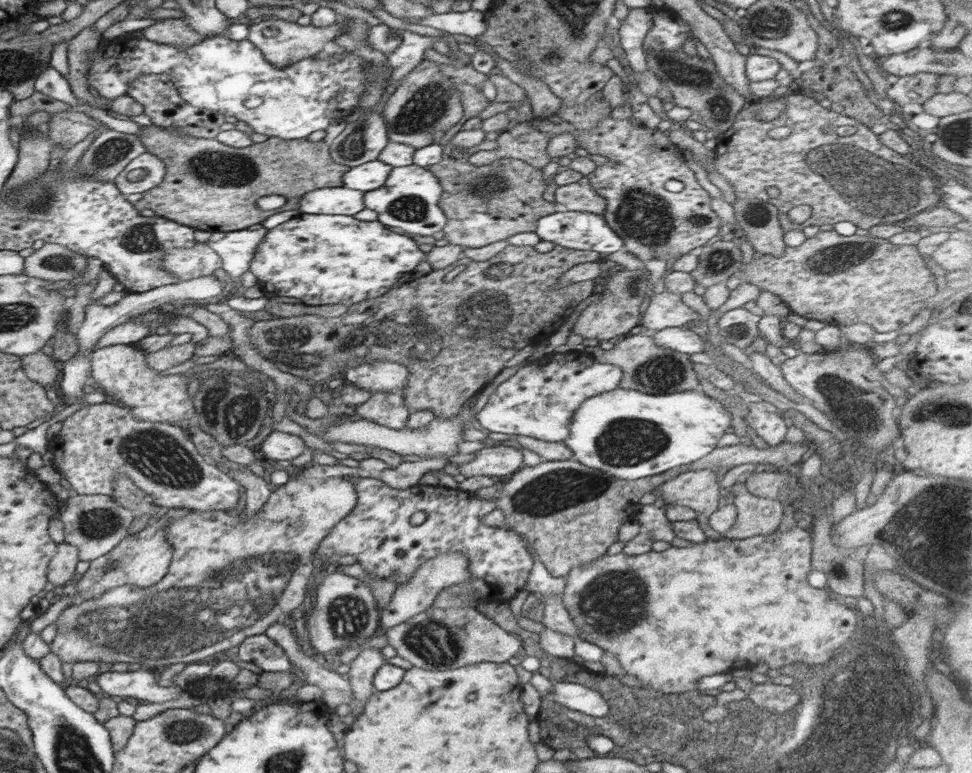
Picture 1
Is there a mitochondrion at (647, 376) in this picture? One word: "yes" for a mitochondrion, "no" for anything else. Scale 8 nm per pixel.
yes

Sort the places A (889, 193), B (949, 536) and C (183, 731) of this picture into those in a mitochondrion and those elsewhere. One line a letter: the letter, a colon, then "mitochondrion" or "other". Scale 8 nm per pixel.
A: mitochondrion
B: mitochondrion
C: mitochondrion

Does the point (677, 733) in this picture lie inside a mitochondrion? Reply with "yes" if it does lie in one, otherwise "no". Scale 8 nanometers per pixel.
yes

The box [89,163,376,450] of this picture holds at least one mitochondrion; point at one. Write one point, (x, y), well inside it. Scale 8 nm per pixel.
(235, 414)

